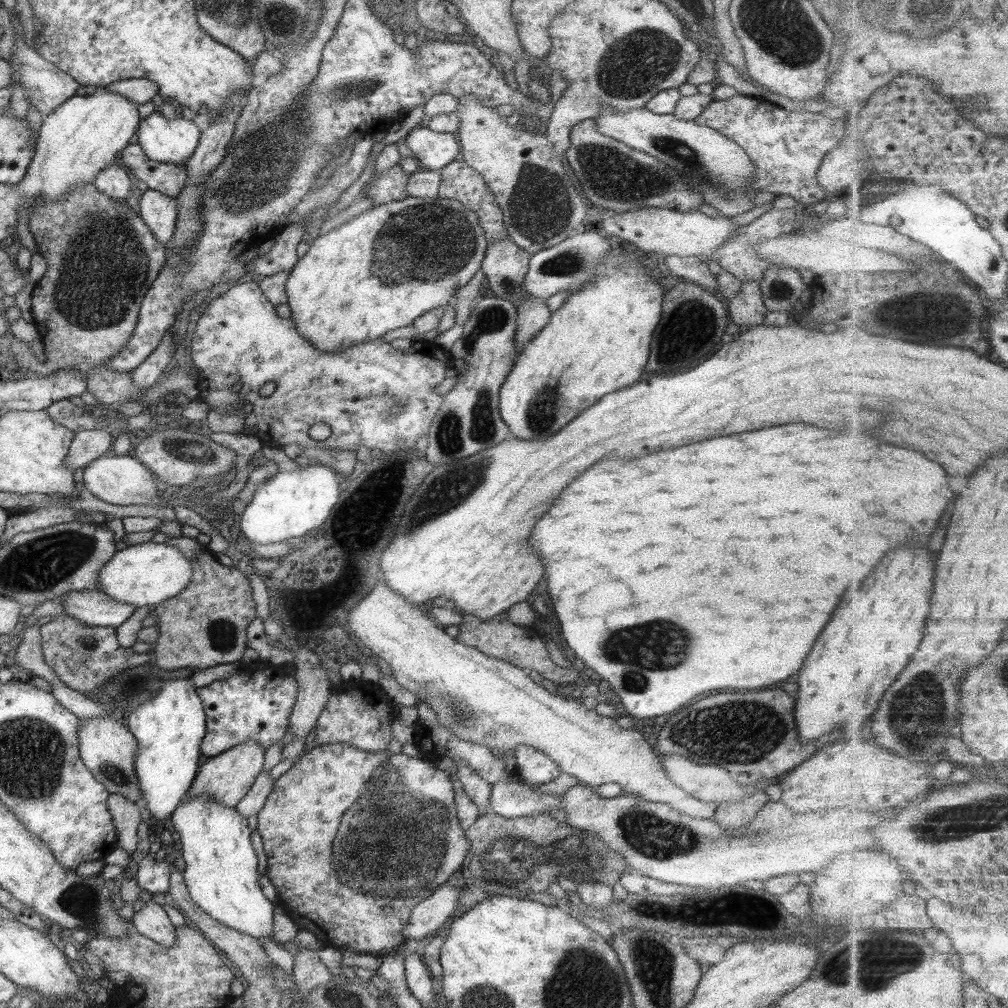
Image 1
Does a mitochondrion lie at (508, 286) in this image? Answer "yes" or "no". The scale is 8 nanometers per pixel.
yes

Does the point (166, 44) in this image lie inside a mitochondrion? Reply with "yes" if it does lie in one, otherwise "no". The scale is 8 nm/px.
no

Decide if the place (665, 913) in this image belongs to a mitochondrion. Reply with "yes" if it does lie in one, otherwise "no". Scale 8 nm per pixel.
no

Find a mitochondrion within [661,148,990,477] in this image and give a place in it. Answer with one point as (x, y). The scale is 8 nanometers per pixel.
(960, 316)

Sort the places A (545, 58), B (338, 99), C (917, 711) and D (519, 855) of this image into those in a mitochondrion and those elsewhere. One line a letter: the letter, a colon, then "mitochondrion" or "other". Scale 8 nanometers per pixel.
A: other
B: mitochondrion
C: mitochondrion
D: mitochondrion

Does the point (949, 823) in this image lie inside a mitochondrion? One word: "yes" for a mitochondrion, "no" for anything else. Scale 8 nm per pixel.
yes

